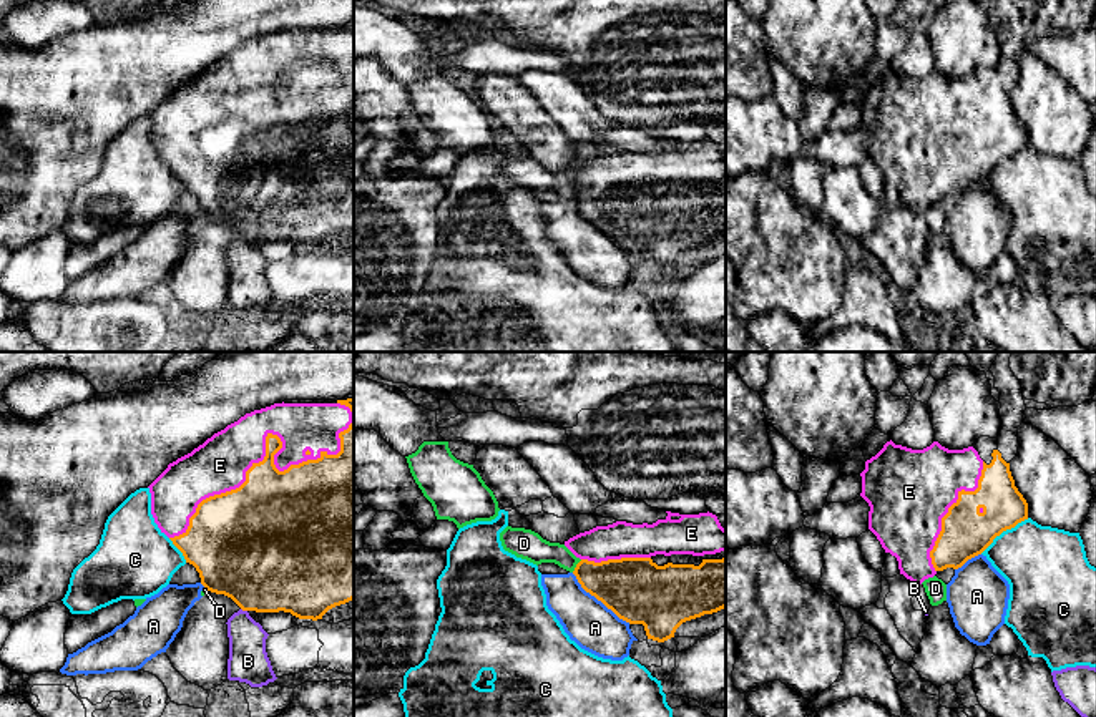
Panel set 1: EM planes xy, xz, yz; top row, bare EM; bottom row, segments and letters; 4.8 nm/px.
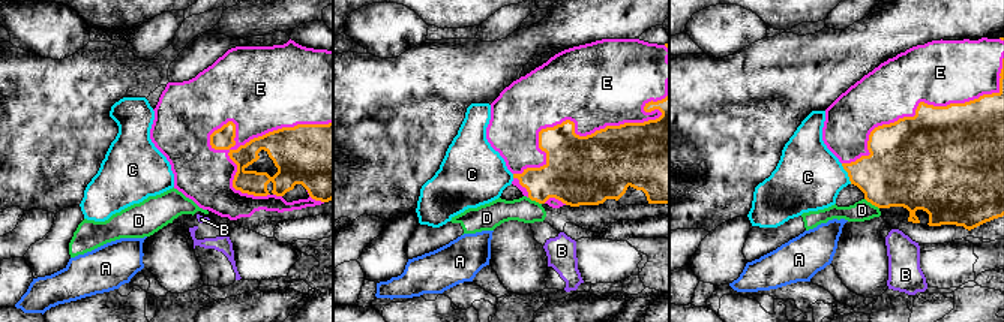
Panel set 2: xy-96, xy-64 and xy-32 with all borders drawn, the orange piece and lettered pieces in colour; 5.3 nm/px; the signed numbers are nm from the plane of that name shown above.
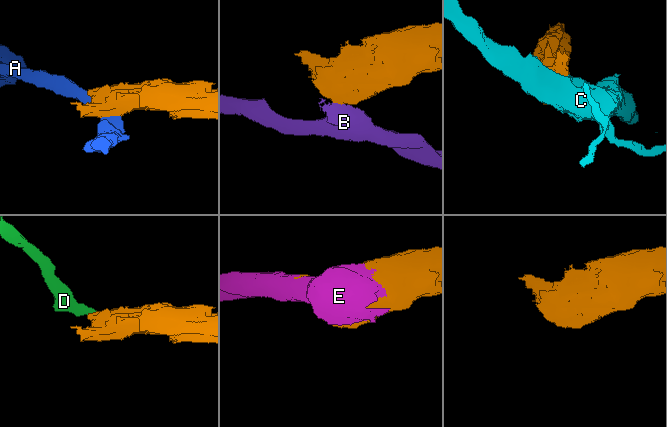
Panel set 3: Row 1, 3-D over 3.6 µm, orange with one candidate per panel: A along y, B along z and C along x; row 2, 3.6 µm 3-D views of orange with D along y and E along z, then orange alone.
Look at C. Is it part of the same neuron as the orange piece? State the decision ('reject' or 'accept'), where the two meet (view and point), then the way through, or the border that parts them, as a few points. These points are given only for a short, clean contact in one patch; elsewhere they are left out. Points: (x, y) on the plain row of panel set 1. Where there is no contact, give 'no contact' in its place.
reject; meets orange in yz at (1003, 158)

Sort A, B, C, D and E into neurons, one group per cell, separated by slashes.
A / B / C / D / E

